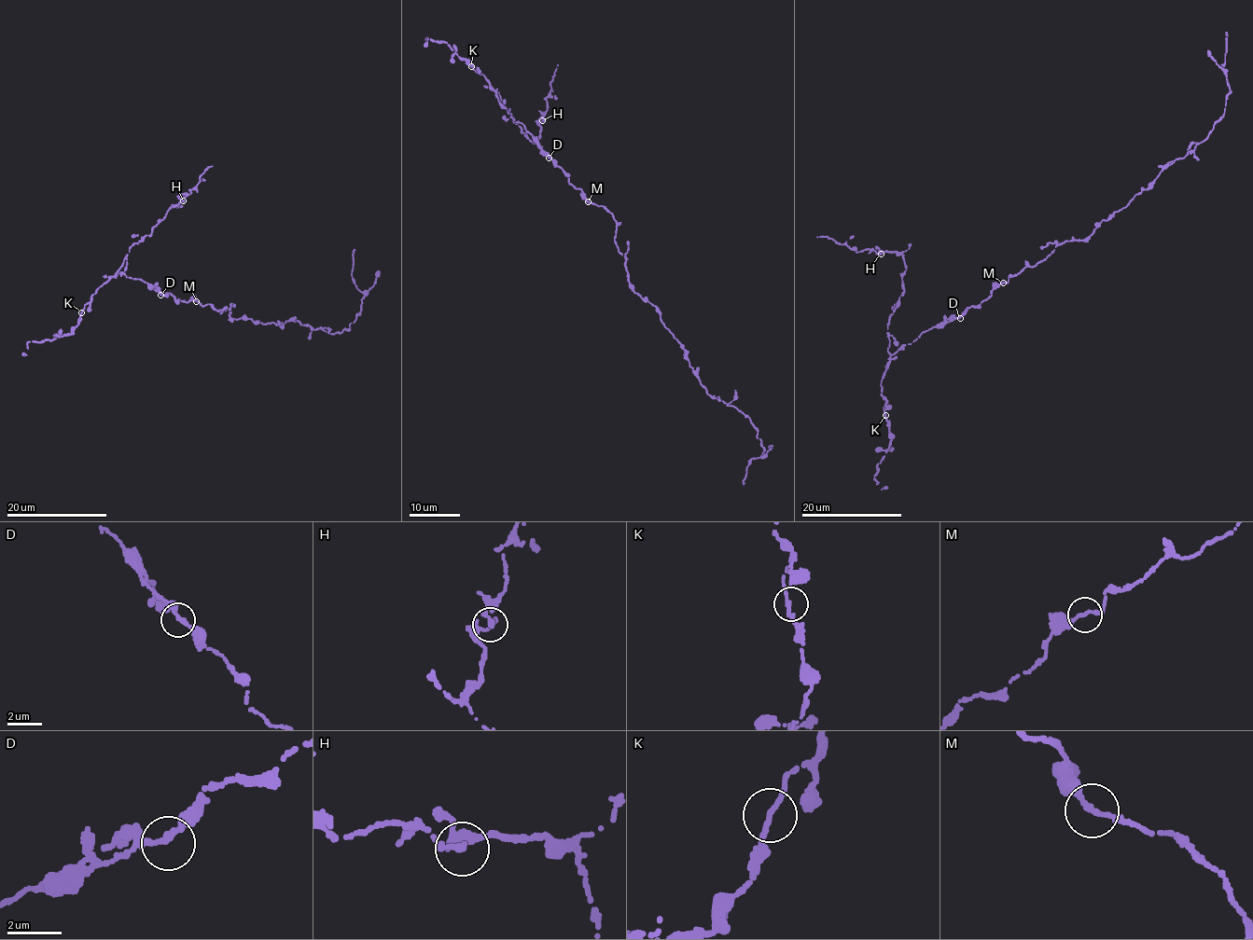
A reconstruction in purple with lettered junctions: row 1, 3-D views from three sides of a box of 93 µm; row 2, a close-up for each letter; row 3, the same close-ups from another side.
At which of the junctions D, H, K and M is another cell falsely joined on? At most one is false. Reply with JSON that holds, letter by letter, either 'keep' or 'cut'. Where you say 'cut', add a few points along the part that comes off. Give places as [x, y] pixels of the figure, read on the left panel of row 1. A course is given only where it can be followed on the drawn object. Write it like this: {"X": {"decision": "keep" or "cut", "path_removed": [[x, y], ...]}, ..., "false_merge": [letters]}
{"D": {"decision": "keep"}, "H": {"decision": "keep"}, "K": {"decision": "keep"}, "M": {"decision": "keep"}, "false_merge": []}

